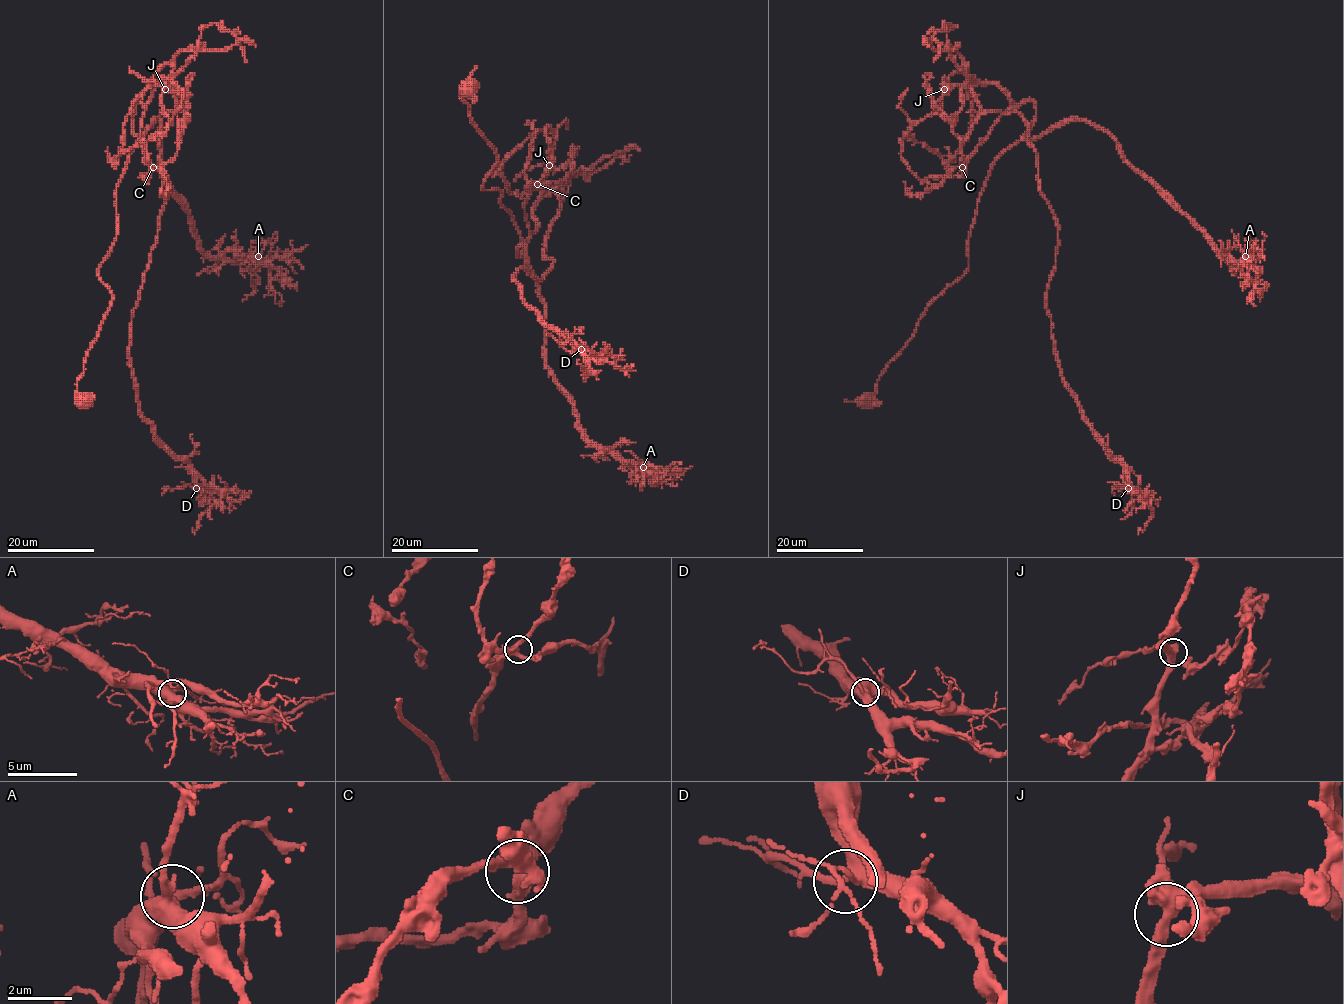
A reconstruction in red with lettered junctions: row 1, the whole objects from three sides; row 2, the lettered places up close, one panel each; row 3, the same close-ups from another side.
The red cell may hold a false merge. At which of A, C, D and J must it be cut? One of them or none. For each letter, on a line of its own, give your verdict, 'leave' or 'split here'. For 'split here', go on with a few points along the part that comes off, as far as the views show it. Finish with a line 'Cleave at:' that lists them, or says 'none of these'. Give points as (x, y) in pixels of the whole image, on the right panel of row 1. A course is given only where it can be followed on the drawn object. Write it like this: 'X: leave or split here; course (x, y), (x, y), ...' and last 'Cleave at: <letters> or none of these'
A: leave
C: split here; course (962, 167), (978, 116), (1021, 116), (1057, 226), (1046, 292), (1057, 364), (1151, 507), (1139, 534)
D: leave
J: leave
Cleave at: C

